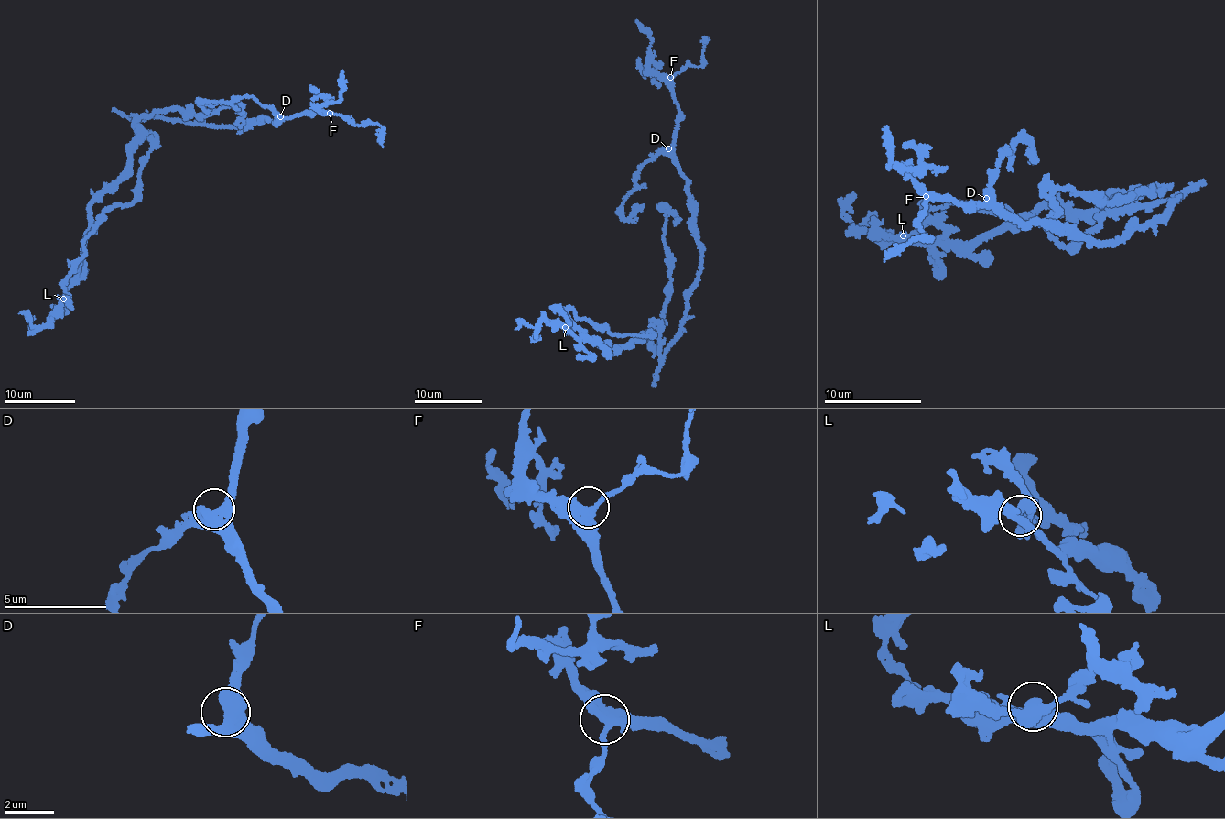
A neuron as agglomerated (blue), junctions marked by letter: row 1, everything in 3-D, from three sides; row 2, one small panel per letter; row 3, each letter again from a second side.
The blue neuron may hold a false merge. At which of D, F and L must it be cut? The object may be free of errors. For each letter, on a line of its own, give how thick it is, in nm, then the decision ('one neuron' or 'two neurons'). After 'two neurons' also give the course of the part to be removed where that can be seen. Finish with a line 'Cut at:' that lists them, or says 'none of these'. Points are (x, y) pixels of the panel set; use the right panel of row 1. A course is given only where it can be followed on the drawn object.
D: 440 nm | one neuron
F: 320 nm | one neuron
L: 320 nm | two neurons | (903, 236), (964, 202), (1066, 246), (1176, 200), (1100, 245), (1019, 224), (889, 166), (884, 126)
Cut at: L

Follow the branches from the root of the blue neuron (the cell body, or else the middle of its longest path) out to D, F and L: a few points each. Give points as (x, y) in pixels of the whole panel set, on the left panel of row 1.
D: (108, 211), (132, 202), (152, 148), (139, 119), (241, 128), (280, 116)
F: (108, 211), (132, 202), (152, 148), (139, 119), (241, 128), (330, 113)
L: (108, 211), (85, 238), (82, 259), (77, 262), (66, 281), (64, 287), (68, 293), (64, 299)

